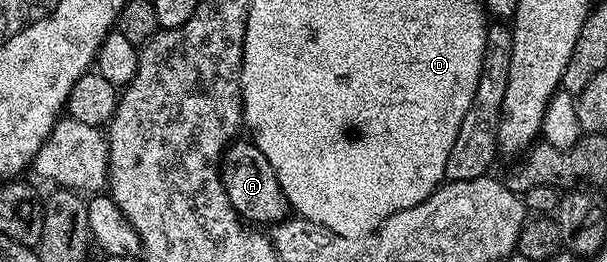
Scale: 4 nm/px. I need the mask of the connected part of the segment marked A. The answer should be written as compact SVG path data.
M234 140L229 148L221 154L219 172L225 194L242 222L252 223L257 227L265 227L261 225L272 227L278 221L286 220L290 216L289 204L279 187L279 181L275 179L273 168L267 163L267 157L263 155L263 151L259 151L259 147L253 144L252 140L241 140Z

